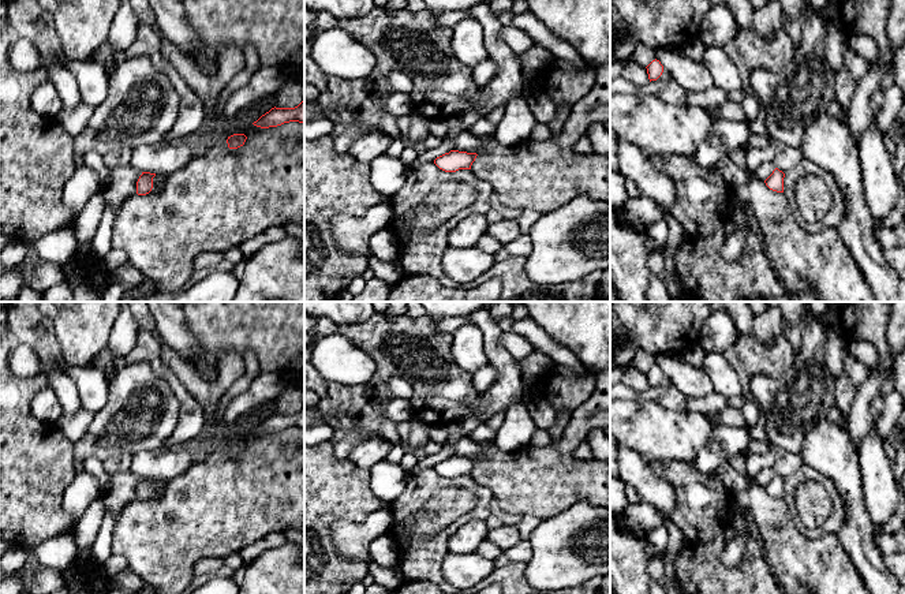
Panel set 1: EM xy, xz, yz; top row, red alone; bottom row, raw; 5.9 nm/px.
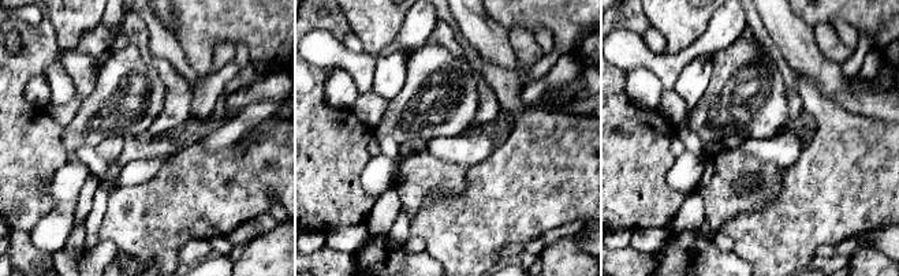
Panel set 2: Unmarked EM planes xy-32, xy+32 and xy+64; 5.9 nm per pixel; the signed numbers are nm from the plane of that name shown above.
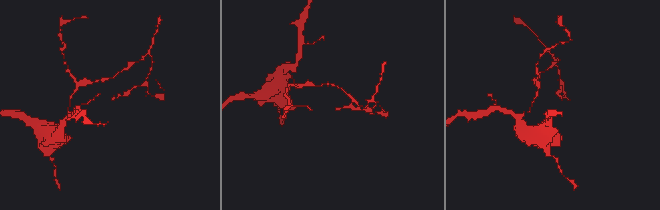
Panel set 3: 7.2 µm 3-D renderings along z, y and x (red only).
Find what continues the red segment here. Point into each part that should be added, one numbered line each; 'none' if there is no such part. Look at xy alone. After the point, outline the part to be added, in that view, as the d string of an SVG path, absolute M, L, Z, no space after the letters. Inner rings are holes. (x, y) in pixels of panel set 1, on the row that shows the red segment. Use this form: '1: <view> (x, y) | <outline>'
none

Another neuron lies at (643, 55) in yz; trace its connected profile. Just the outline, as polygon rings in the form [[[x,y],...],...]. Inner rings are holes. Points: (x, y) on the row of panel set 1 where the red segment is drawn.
[[[637,44],[633,52],[633,63],[647,67],[652,60],[655,60],[655,49],[643,44]]]

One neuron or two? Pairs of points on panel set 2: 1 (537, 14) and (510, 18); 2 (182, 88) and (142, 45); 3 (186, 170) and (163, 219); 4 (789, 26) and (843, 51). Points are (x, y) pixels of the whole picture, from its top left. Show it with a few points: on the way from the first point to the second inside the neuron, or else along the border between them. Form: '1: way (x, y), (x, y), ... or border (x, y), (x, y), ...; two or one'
1: way (530, 14), (517, 14); one
2: way (171, 77), (149, 56); one
3: way (186, 182), (186, 196), (175, 206); one
4: border (812, 28), (819, 40); two

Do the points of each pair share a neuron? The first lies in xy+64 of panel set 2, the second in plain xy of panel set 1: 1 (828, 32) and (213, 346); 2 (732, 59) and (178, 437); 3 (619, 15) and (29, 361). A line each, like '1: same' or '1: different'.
1: different
2: different
3: different

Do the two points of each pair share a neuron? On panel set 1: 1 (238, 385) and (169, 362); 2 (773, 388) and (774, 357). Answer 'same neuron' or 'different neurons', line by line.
1: different neurons
2: different neurons

